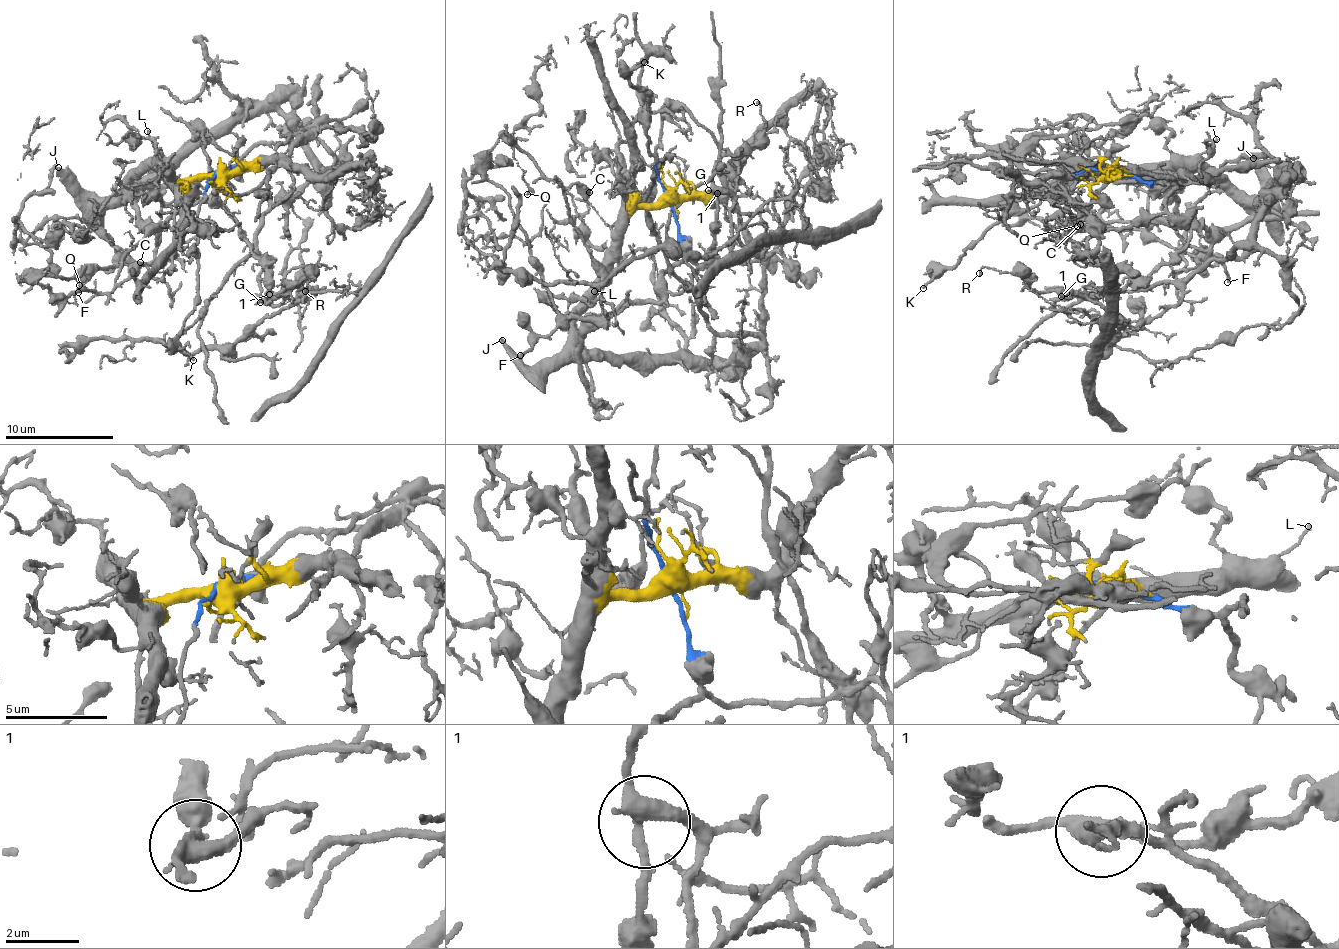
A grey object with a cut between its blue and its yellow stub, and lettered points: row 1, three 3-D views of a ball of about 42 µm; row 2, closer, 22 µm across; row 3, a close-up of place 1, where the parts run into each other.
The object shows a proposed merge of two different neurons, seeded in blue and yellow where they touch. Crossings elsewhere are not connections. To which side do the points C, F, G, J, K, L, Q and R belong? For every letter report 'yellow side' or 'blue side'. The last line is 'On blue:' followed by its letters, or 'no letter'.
C: blue side
F: blue side
G: yellow side
J: yellow side
K: blue side
L: yellow side
Q: blue side
R: blue side
On blue: C, F, K, Q, R

